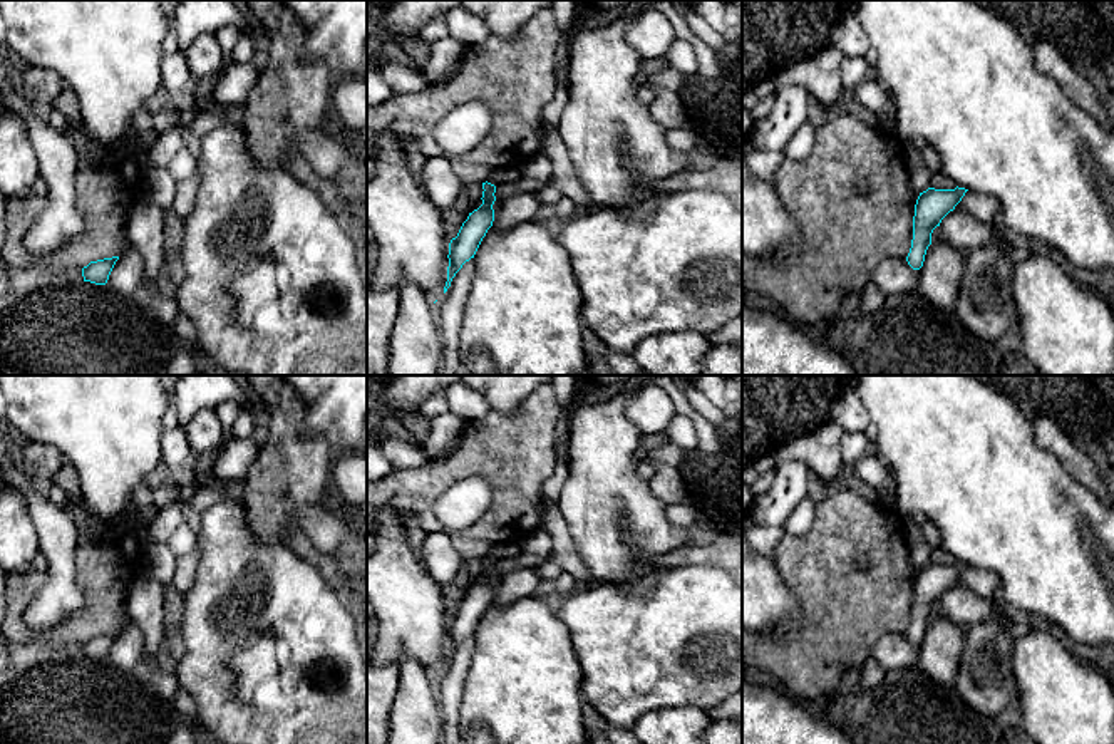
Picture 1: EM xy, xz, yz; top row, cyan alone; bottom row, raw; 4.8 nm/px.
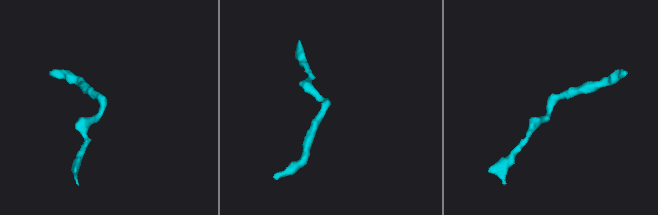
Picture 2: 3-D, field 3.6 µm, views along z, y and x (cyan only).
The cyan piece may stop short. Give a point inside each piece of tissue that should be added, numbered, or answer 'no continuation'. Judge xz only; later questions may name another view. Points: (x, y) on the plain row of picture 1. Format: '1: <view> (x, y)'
no continuation

